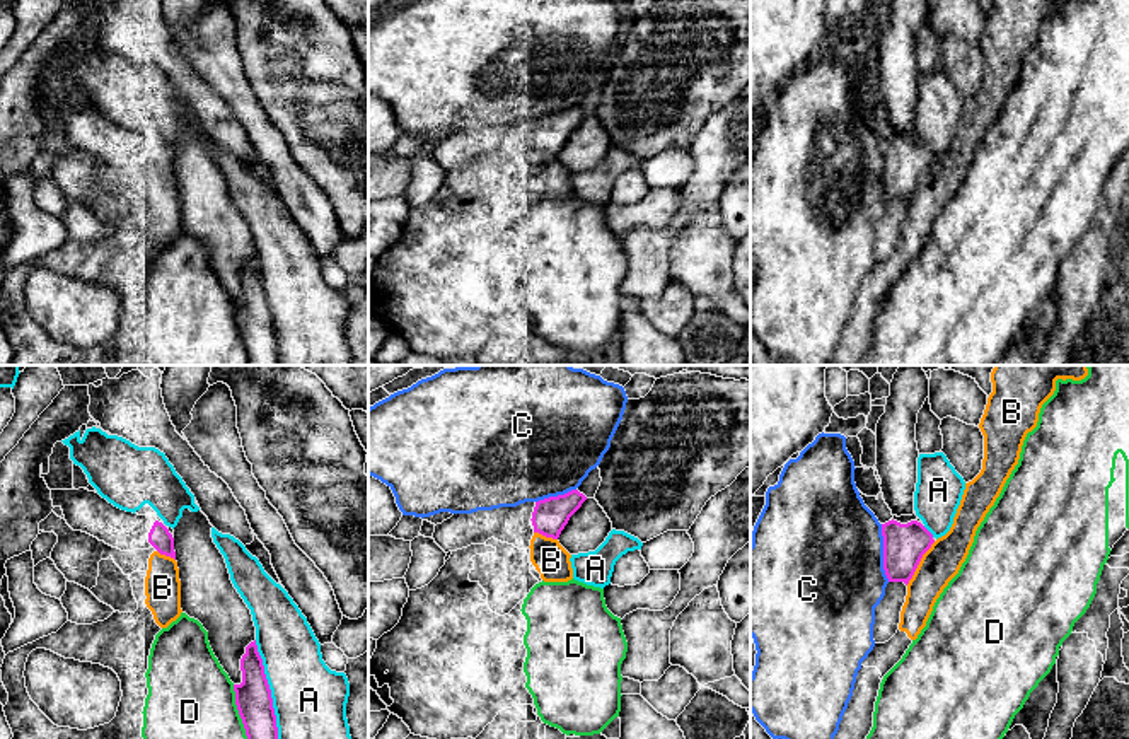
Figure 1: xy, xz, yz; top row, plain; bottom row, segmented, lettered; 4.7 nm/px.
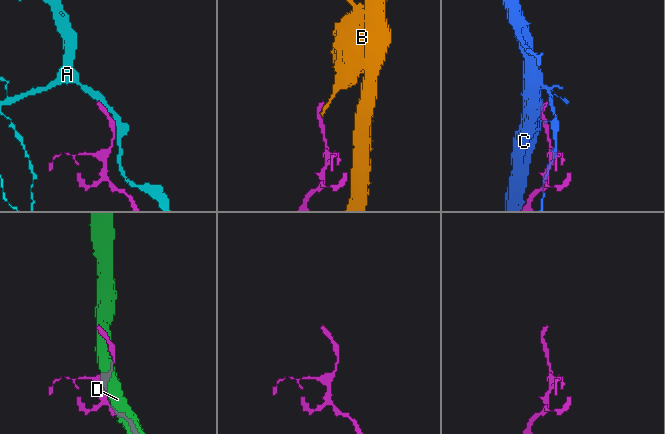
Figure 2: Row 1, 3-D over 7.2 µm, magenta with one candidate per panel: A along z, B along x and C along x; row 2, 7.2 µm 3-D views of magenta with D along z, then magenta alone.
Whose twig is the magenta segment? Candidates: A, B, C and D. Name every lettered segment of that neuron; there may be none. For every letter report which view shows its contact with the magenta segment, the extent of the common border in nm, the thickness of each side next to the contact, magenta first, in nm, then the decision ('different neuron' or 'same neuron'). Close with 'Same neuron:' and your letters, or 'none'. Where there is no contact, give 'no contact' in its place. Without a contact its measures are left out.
A: xy | 500 nm | 180/340 nm | different neuron
B: yz | 240 nm | 200/180 nm | different neuron
C: yz | 280 nm | 200/500 nm | different neuron
D: xy | 300 nm | 180/480 nm | different neuron
Same neuron: none

